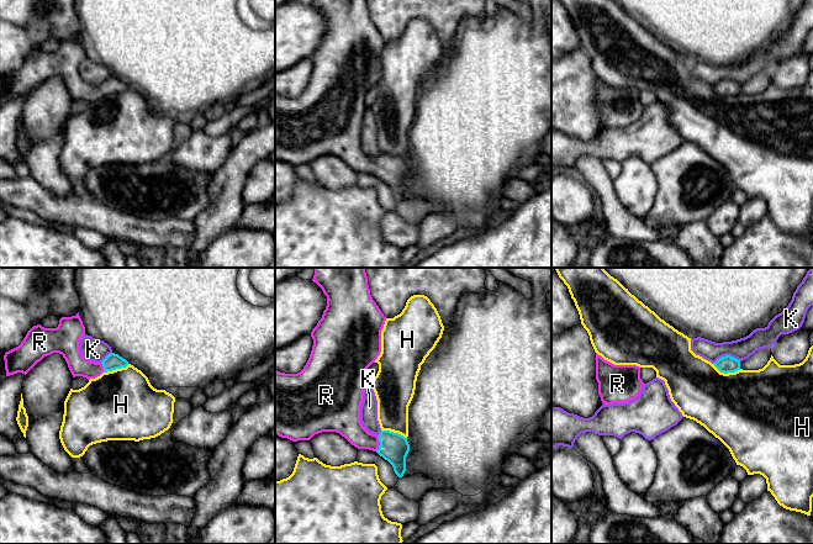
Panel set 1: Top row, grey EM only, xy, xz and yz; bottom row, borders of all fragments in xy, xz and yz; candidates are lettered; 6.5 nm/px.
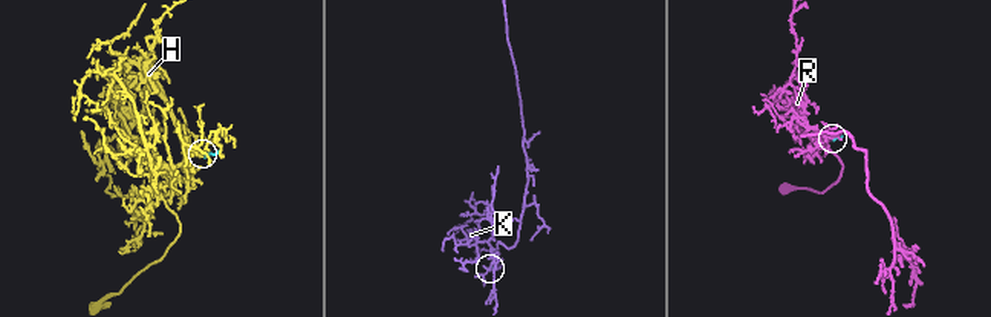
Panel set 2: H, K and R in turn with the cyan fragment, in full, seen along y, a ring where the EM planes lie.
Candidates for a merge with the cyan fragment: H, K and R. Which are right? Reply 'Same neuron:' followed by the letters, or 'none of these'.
Same neuron: R

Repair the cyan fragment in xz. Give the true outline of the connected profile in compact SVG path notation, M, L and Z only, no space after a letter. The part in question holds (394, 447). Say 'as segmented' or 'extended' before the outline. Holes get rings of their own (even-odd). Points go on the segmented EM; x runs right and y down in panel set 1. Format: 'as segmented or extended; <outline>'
extended; M365 268L313 269L312 281L327 296L327 306L322 318L311 332L313 345L303 369L297 374L285 374L275 370L275 434L297 442L310 440L315 434L322 432L339 433L355 448L376 451L392 465L395 474L402 477L406 471L406 456L410 451L407 438L390 431L381 431L379 435L369 433L360 422L365 373L381 353L381 331L386 321L370 295Z

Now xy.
extended; M80 316L62 317L57 328L33 326L21 344L5 353L6 376L27 374L38 361L53 353L65 359L73 375L88 380L102 373L126 368L128 361L118 354L109 354L101 363L90 361L79 350L79 342L85 336L85 327Z

